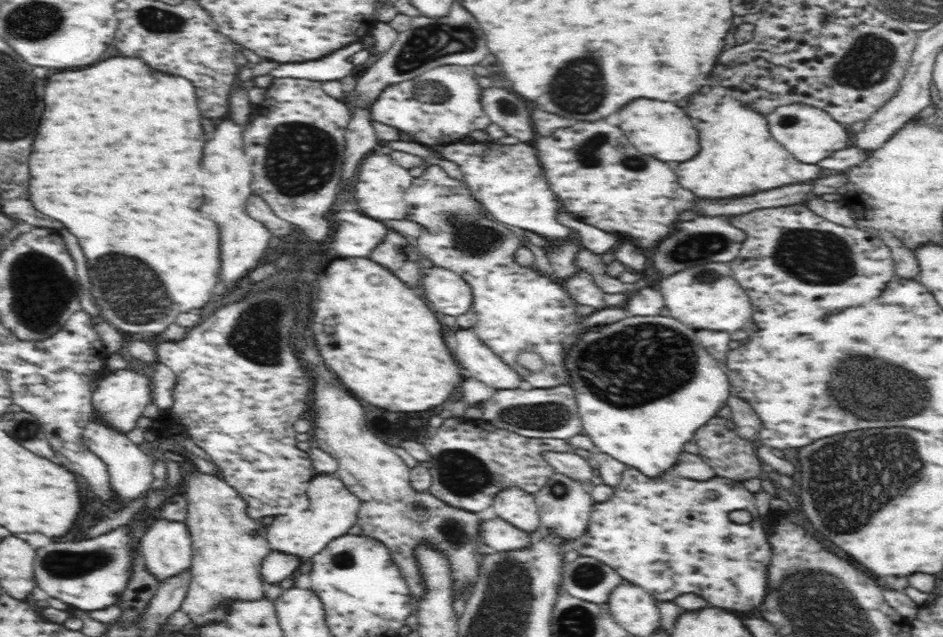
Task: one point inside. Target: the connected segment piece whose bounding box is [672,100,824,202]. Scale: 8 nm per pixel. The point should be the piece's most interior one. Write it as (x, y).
(738, 158)

